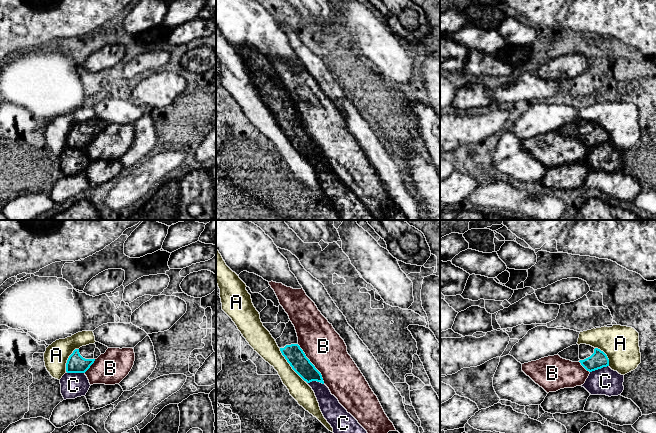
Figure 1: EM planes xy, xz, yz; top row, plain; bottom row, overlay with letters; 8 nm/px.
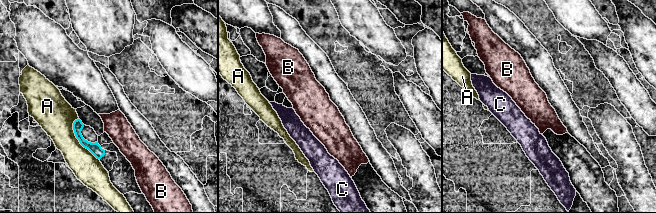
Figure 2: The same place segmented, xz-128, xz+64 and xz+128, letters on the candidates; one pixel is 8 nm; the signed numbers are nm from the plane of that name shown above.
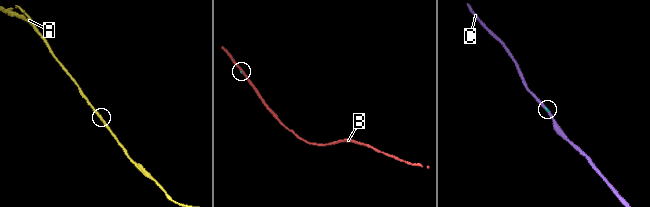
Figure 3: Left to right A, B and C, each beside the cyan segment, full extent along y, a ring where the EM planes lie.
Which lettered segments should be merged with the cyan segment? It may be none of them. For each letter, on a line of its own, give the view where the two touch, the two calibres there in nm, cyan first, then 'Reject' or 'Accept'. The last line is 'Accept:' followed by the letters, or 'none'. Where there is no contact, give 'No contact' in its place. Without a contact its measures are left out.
A: Touches cyan in xz. Thickness 150 nm (cyan) against 170 nm. Reject
B: Touches cyan in xz. Thickness 150 nm (cyan) against 320 nm. Reject
C: Touches cyan in xy. Thickness 150 nm (cyan) against 200 nm. Reject
Accept: none

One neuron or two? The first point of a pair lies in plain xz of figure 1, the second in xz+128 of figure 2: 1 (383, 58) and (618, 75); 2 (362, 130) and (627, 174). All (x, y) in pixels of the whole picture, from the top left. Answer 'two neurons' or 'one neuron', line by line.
1: two neurons
2: two neurons

